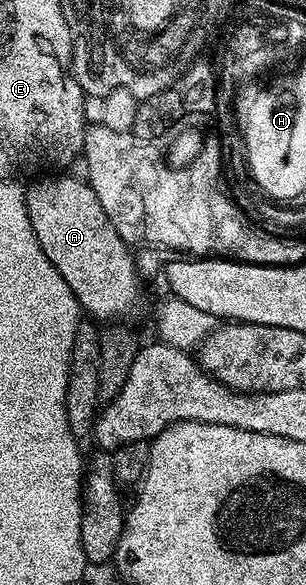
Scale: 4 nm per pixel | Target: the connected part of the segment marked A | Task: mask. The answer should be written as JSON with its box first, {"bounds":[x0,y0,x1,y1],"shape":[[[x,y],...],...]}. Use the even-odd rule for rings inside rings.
{"bounds":[26,173,142,322],"shape":[[[68,173],[45,177],[26,189],[29,222],[41,250],[73,289],[79,308],[93,320],[102,322],[130,314],[142,293],[142,279],[138,276],[131,248],[104,214],[88,183]]]}

